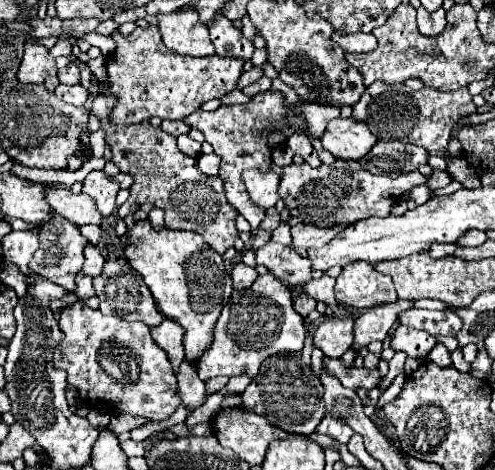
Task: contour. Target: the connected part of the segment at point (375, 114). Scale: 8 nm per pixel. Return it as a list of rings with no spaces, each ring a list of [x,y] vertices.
[[[375,81],[365,89],[363,97],[353,107],[351,117],[355,121],[365,123],[371,129],[371,133],[377,135],[379,141],[409,141],[413,145],[425,147],[429,155],[445,157],[453,125],[457,123],[457,119],[471,115],[475,111],[477,107],[467,87],[457,91],[439,91],[427,87],[419,91],[411,91],[403,83],[387,85]]]

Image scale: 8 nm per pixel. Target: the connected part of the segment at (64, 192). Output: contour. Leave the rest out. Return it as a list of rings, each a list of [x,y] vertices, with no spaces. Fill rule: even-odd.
[[[43,185],[43,195],[45,201],[51,205],[51,209],[71,221],[73,225],[85,225],[85,223],[95,223],[101,225],[101,215],[95,207],[95,201],[87,197],[85,193],[71,193],[71,189],[65,187],[51,187]]]

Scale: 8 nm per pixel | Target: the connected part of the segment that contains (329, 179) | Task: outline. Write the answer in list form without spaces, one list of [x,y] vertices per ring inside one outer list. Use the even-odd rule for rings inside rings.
[[[337,159],[333,165],[321,165],[319,169],[303,165],[283,167],[283,177],[279,183],[279,195],[285,201],[285,207],[301,219],[301,223],[315,227],[331,225],[349,225],[365,217],[387,217],[391,207],[415,185],[423,185],[427,179],[419,171],[403,173],[397,179],[371,175],[359,165],[359,161]]]

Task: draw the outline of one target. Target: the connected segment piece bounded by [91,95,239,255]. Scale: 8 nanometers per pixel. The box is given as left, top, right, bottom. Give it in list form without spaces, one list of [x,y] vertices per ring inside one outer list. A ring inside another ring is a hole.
[[[97,95],[93,99],[91,113],[97,115],[101,121],[101,127],[105,131],[105,141],[113,151],[113,163],[123,173],[129,173],[135,179],[129,189],[131,197],[117,211],[119,217],[125,219],[129,213],[133,213],[135,205],[151,203],[153,207],[165,211],[167,229],[173,231],[189,229],[193,233],[199,233],[205,239],[205,243],[221,255],[229,247],[233,247],[233,243],[239,239],[239,231],[235,227],[235,219],[239,213],[235,207],[227,203],[223,181],[219,177],[209,177],[201,173],[197,161],[179,151],[177,139],[161,131],[161,127],[153,127],[149,121],[143,121],[139,125],[129,125],[125,129],[111,127],[107,117],[111,105],[113,105],[111,97],[107,99],[105,95]]]

